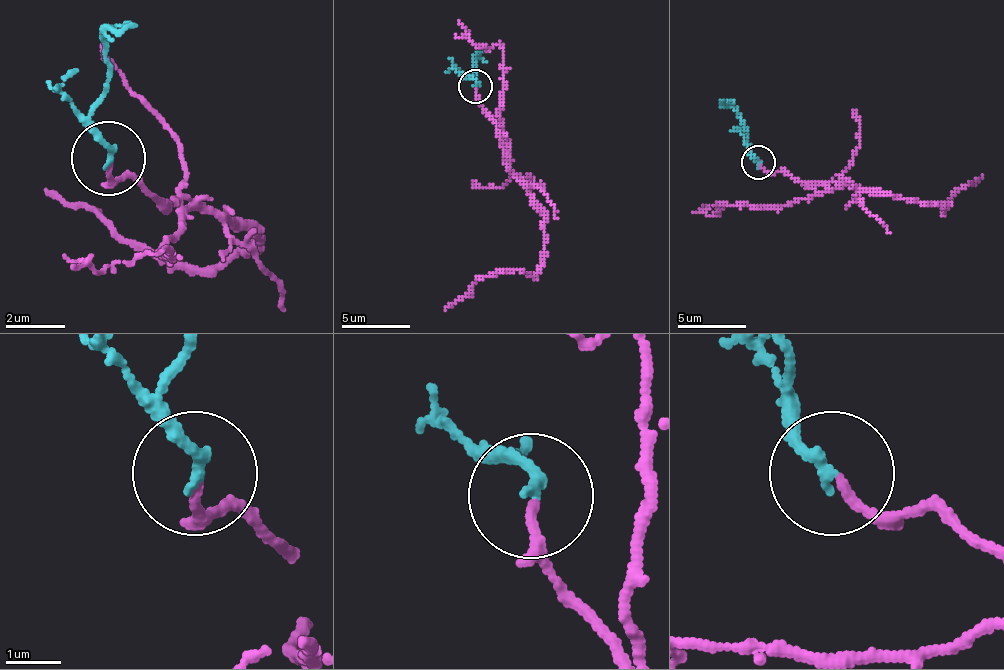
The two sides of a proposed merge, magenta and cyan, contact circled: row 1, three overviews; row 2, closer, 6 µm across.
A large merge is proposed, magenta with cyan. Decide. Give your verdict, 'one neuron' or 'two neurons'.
one neuron

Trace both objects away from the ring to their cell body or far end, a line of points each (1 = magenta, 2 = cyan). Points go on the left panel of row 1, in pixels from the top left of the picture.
1: (110, 156), (110, 178), (132, 178), (154, 201), (258, 230), (258, 245), (169, 267), (125, 245), (44, 186)
2: (110, 156), (95, 127), (95, 97), (110, 31), (140, 23)

